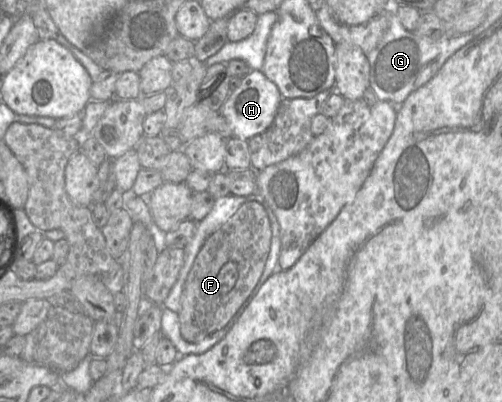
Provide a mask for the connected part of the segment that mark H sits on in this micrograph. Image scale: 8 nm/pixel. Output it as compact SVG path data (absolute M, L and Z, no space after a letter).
M252 70L229 94L219 113L230 126L233 137L248 141L270 127L282 100L278 87L261 70Z

